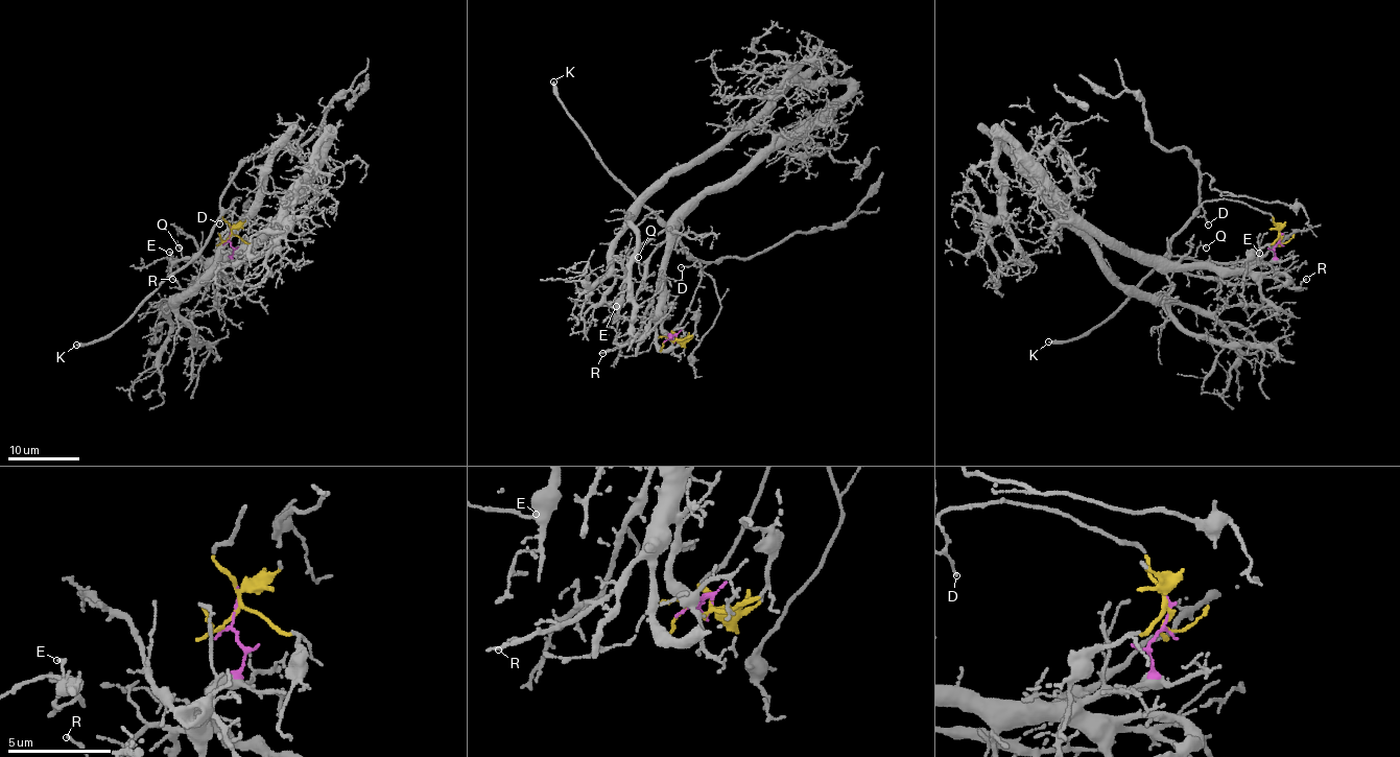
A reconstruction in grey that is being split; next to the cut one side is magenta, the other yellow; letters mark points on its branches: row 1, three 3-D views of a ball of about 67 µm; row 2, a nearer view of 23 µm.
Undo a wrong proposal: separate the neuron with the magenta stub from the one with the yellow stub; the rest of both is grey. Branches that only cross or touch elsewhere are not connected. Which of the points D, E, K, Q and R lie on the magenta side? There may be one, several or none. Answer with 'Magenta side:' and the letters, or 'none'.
Magenta side: E, Q, R

